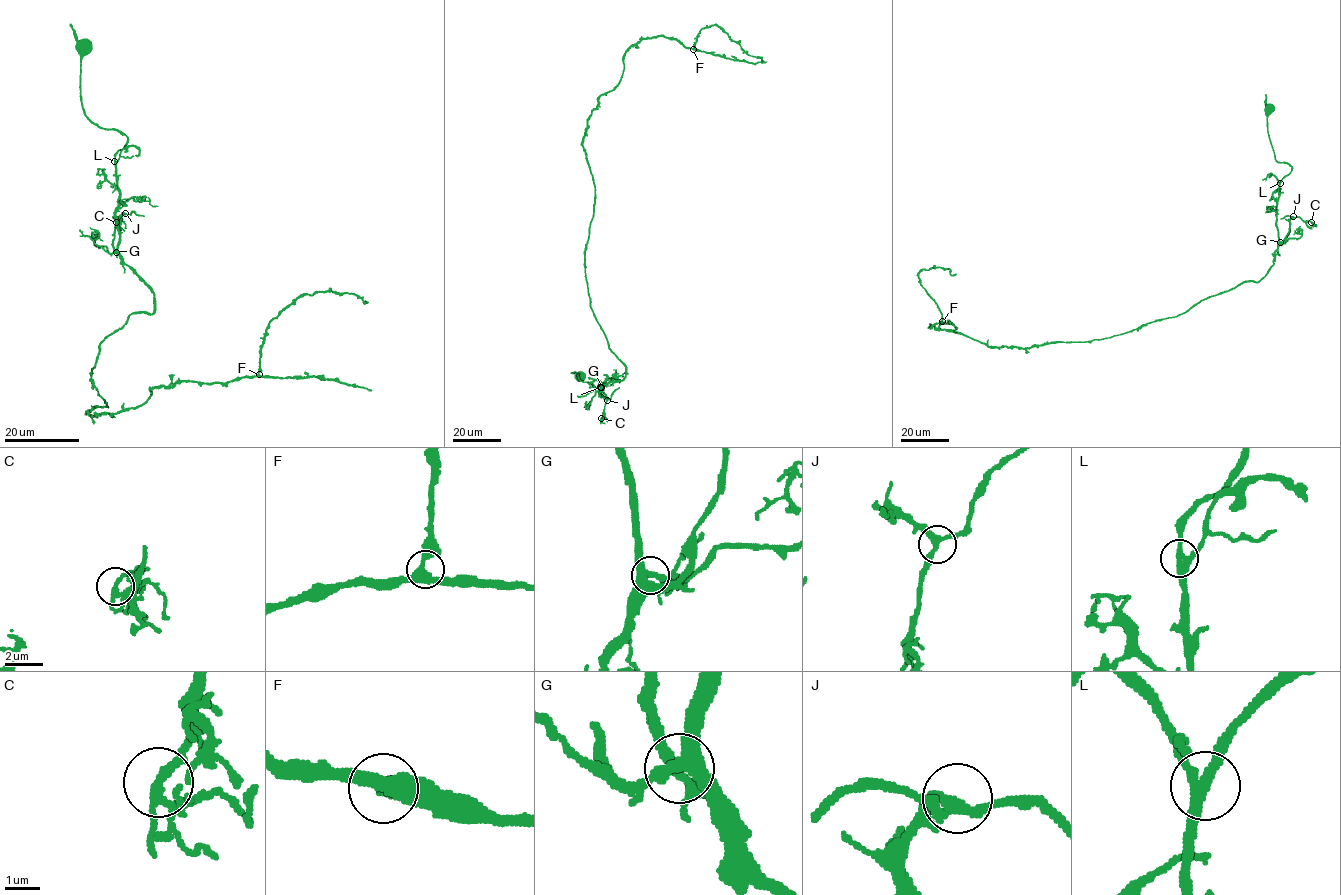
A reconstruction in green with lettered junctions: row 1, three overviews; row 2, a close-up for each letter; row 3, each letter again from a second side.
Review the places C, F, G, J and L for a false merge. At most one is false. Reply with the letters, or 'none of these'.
none of these

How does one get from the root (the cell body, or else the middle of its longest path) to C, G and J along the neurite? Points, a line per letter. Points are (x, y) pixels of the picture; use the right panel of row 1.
C: (1269, 110), (1267, 131), (1275, 159), (1291, 167), (1278, 189), (1279, 241), (1285, 240), (1292, 217), (1311, 222)
G: (1269, 110), (1267, 131), (1275, 159), (1291, 167), (1278, 189), (1276, 216), (1280, 242)
J: (1269, 110), (1267, 131), (1275, 159), (1291, 167), (1278, 189), (1276, 227), (1281, 243), (1293, 216)

